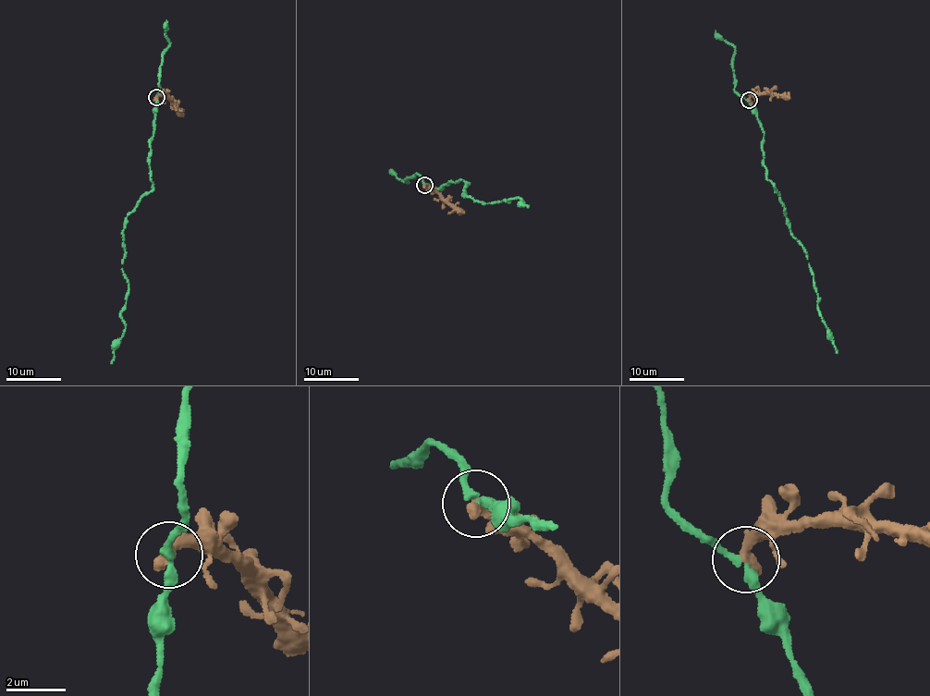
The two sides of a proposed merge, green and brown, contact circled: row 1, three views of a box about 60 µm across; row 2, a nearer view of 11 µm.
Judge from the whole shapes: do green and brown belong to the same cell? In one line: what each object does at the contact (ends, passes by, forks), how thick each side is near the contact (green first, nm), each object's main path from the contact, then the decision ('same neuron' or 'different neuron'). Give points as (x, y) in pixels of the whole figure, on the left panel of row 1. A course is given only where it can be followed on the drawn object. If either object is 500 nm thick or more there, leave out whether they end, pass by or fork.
green passes by; brown ends; calibres 260 and 460 nm; course green (156, 97), (148, 156), (152, 189), (127, 216), (122, 268), (128, 294), (121, 318), (125, 331), (110, 363); course brown (156, 97), (170, 98), (180, 113), (181, 110); different neuron

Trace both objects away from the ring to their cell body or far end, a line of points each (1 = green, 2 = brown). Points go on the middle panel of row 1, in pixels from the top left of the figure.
1: (424, 185), (441, 189), (459, 179), (468, 184), (462, 195), (465, 193), (487, 203), (521, 198), (527, 207)
2: (424, 185), (438, 191), (459, 211), (460, 214)

